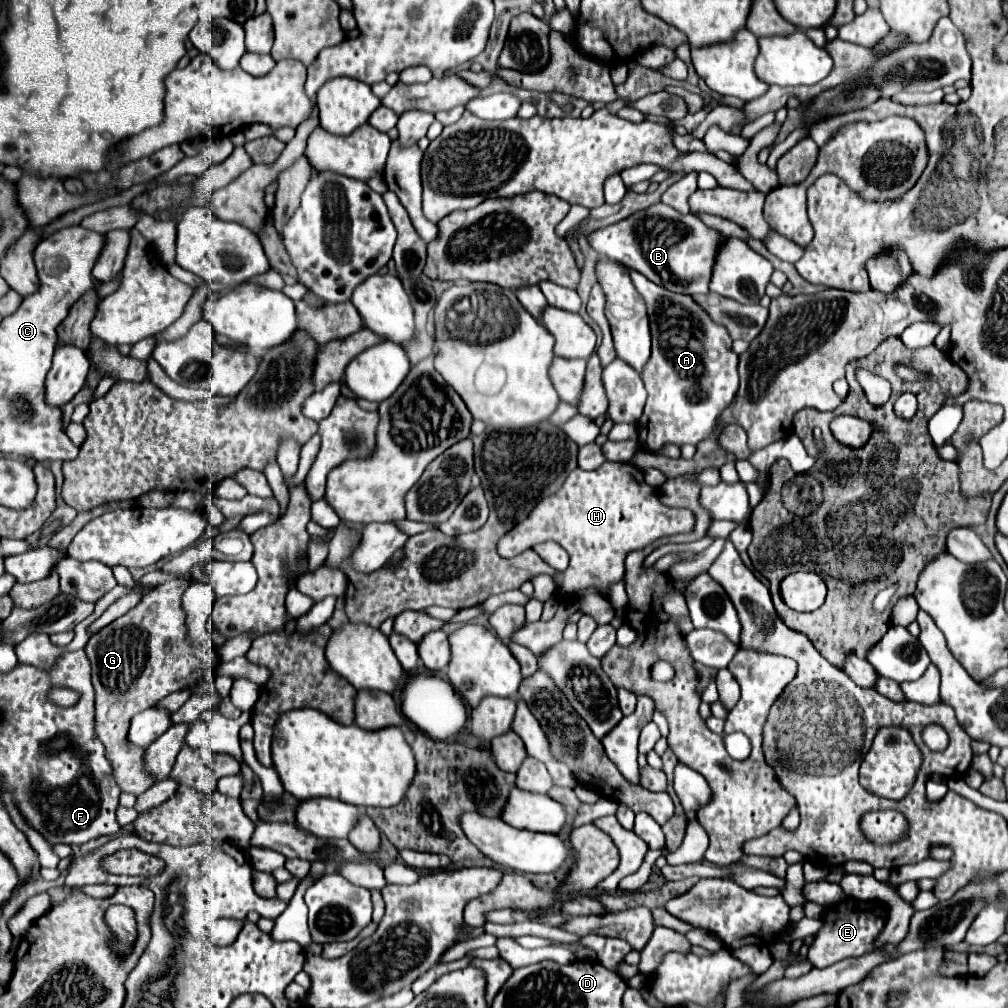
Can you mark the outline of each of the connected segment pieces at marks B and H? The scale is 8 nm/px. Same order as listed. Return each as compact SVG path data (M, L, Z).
M662 202L652 204L650 208L636 212L626 220L606 226L590 236L590 244L600 256L638 270L654 284L662 284L666 290L690 296L708 292L712 268L724 242L726 236L714 228L708 228L692 212L682 214Z
M604 462L600 468L596 468L592 472L576 468L568 474L566 482L560 486L558 492L540 500L534 506L534 510L528 514L526 520L518 522L512 530L508 530L498 540L498 548L534 548L536 544L554 540L570 554L570 566L564 572L560 572L558 578L554 580L558 596L572 598L574 592L584 590L588 586L596 586L606 596L606 588L612 582L618 582L624 578L624 558L628 552L640 550L664 534L670 536L670 534L678 534L678 532L688 532L692 528L694 516L690 510L668 508L658 500L656 494L658 494L656 488L652 488L644 482L644 472L630 464Z

